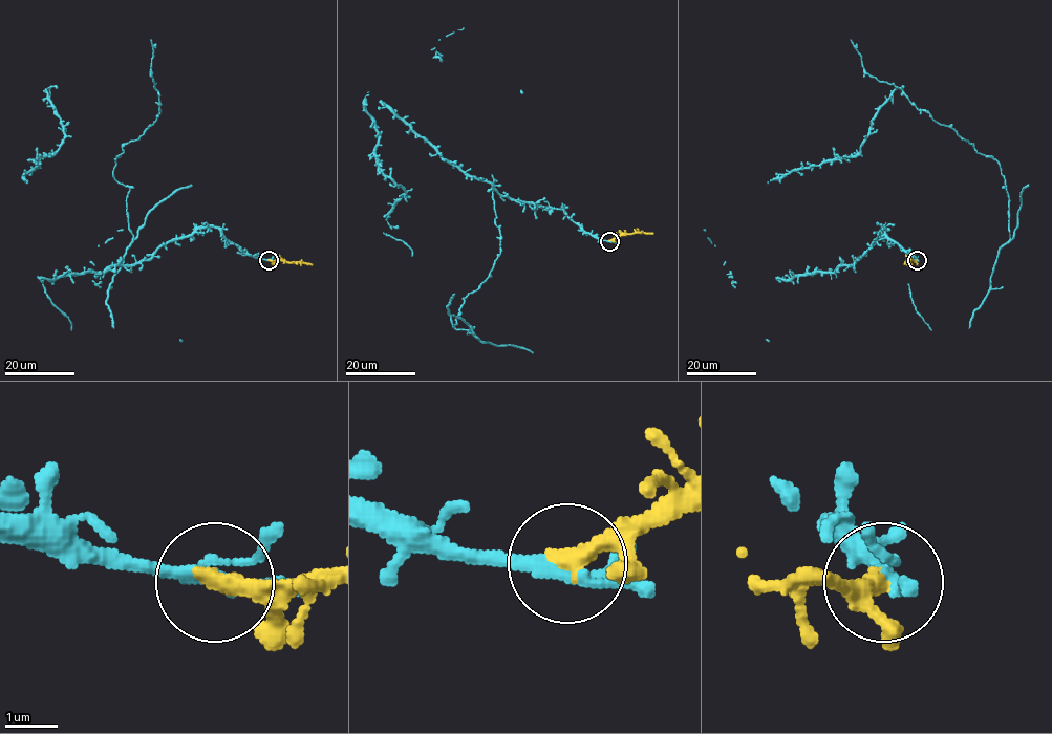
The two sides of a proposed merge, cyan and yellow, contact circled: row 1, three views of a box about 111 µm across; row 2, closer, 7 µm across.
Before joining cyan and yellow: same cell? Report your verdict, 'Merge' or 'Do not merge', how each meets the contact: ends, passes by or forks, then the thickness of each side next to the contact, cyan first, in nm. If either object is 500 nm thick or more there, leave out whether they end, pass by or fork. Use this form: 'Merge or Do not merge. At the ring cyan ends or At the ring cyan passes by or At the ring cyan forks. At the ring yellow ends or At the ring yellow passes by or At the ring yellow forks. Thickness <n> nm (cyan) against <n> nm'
Merge. At the ring cyan forks. At the ring yellow ends. Thickness 200 nm (cyan) against 360 nm

